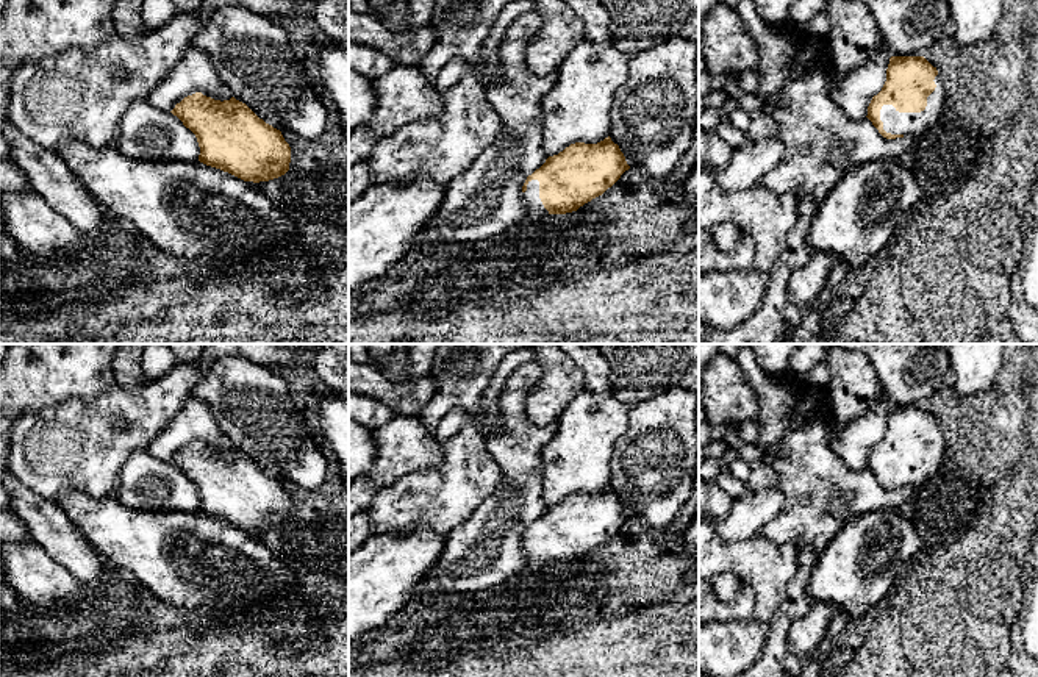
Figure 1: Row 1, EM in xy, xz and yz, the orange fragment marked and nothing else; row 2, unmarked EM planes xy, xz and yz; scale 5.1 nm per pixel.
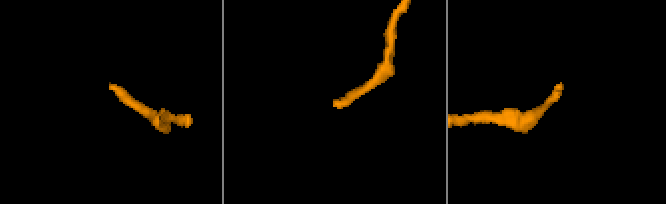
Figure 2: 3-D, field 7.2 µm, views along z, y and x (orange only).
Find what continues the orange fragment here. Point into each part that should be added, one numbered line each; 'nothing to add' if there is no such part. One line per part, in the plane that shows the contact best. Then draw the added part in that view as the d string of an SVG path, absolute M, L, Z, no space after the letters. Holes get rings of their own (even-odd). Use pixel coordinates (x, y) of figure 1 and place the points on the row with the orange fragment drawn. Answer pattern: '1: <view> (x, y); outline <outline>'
1: yz (894, 122); outline M936 75L933 81L936 88L927 97L927 106L921 113L899 113L893 105L882 106L880 120L886 133L919 136L938 120L946 102L946 89L940 75Z

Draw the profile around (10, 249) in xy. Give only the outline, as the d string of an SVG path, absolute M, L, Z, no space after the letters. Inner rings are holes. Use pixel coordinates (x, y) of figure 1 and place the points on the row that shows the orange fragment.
M0 203L0 258L8 263L9 260L19 261L23 258L23 247L20 247L14 238L9 235L3 224L3 211Z

